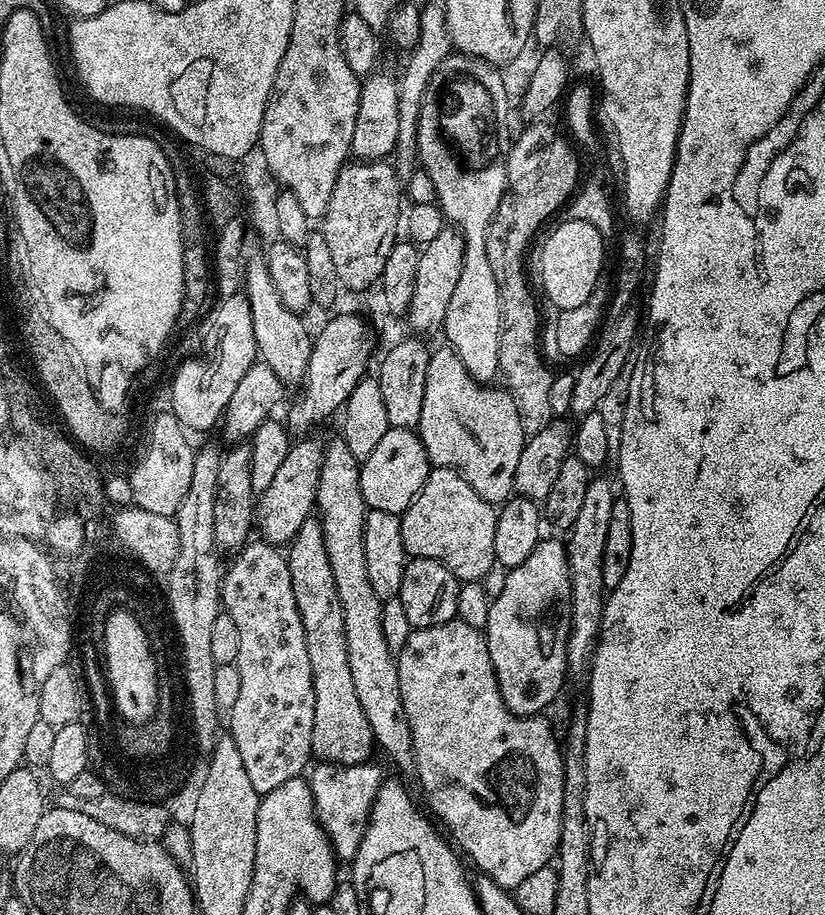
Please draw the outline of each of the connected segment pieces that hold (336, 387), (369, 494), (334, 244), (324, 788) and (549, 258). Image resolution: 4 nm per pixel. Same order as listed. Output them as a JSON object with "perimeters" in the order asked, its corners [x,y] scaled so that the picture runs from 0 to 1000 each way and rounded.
{"perimeters":[[[[417,341],[393,354],[393,360],[382,364],[376,387],[376,400],[368,411],[366,427],[368,437],[364,437],[349,450],[347,463],[355,473],[373,474],[387,459],[413,449],[424,435],[424,426],[442,414],[446,392],[451,389],[451,363],[446,354],[436,345],[427,341]]],[[[470,468],[468,475],[436,509],[439,544],[446,555],[487,562],[512,536],[521,515],[519,497],[508,475],[498,468]]],[[[465,175],[423,177],[410,190],[410,199],[405,199],[405,212],[400,212],[400,225],[395,225],[395,234],[390,238],[390,252],[412,305],[413,316],[422,318],[423,315],[427,319],[441,319],[450,310],[451,314],[459,311],[468,282],[480,267],[487,249],[485,214],[487,219],[486,193],[484,197],[479,186]]],[[[390,833],[377,840],[377,847],[375,845],[373,854],[381,872],[383,892],[413,941],[424,942],[432,937],[432,930],[446,902],[446,891],[453,881],[453,872],[465,854],[465,847],[455,835],[447,833],[419,838]]],[[[681,239],[655,271],[655,310],[674,339],[692,339],[710,329],[728,309],[735,258],[713,243]]]]}

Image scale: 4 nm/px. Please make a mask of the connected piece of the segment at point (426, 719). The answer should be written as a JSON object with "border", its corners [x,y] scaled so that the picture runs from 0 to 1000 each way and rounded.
{"border":[[[550,677],[520,686],[502,686],[490,705],[482,709],[480,727],[482,728],[482,754],[487,754],[487,772],[497,789],[502,848],[509,851],[509,861],[519,873],[518,886],[535,902],[538,899],[543,904],[542,913],[550,919],[552,926],[564,937],[567,934],[582,948],[581,952],[585,956],[604,964],[604,968],[624,973],[634,962],[642,960],[642,955],[647,955],[647,951],[665,948],[675,934],[678,925],[678,914],[681,907],[681,872],[684,871],[684,823],[680,810],[678,808],[674,810],[674,800],[669,797],[668,789],[659,787],[658,781],[625,783],[616,775],[613,767],[608,767],[608,758],[604,754],[599,728],[594,723],[592,699],[583,687],[565,684],[565,680],[559,678]]]}

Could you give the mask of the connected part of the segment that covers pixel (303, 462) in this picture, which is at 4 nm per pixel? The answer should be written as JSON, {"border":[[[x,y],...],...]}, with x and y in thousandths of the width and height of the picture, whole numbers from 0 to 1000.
{"border":[[[364,479],[353,486],[347,496],[342,510],[332,518],[327,531],[314,539],[310,552],[313,565],[313,581],[324,593],[336,597],[353,595],[355,588],[366,579],[366,570],[379,563],[383,553],[383,537],[385,536],[385,518],[390,518],[390,501],[393,485],[389,482]]]}

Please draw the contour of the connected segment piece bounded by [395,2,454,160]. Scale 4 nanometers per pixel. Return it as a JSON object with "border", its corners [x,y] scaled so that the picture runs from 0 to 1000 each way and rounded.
{"border":[[[531,2],[514,4],[510,8],[512,30],[507,36],[507,50],[502,50],[493,58],[495,67],[490,70],[490,80],[484,80],[482,111],[485,113],[485,137],[482,138],[482,155],[479,169],[487,174],[501,174],[504,170],[504,152],[507,151],[507,131],[512,125],[512,109],[516,107],[516,96],[521,94],[521,85],[531,72],[542,61],[547,61],[550,54],[545,33],[541,28],[538,9]]]}

